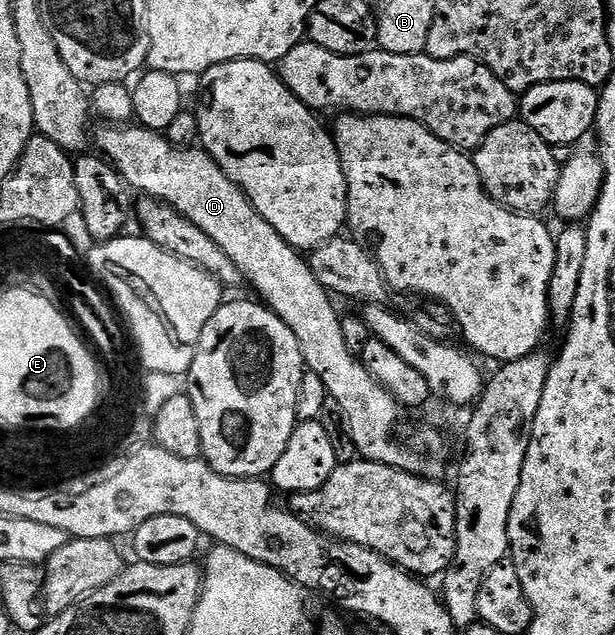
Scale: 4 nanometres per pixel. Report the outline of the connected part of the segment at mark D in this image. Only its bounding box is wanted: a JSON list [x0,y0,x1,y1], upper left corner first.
[93,123,444,478]

